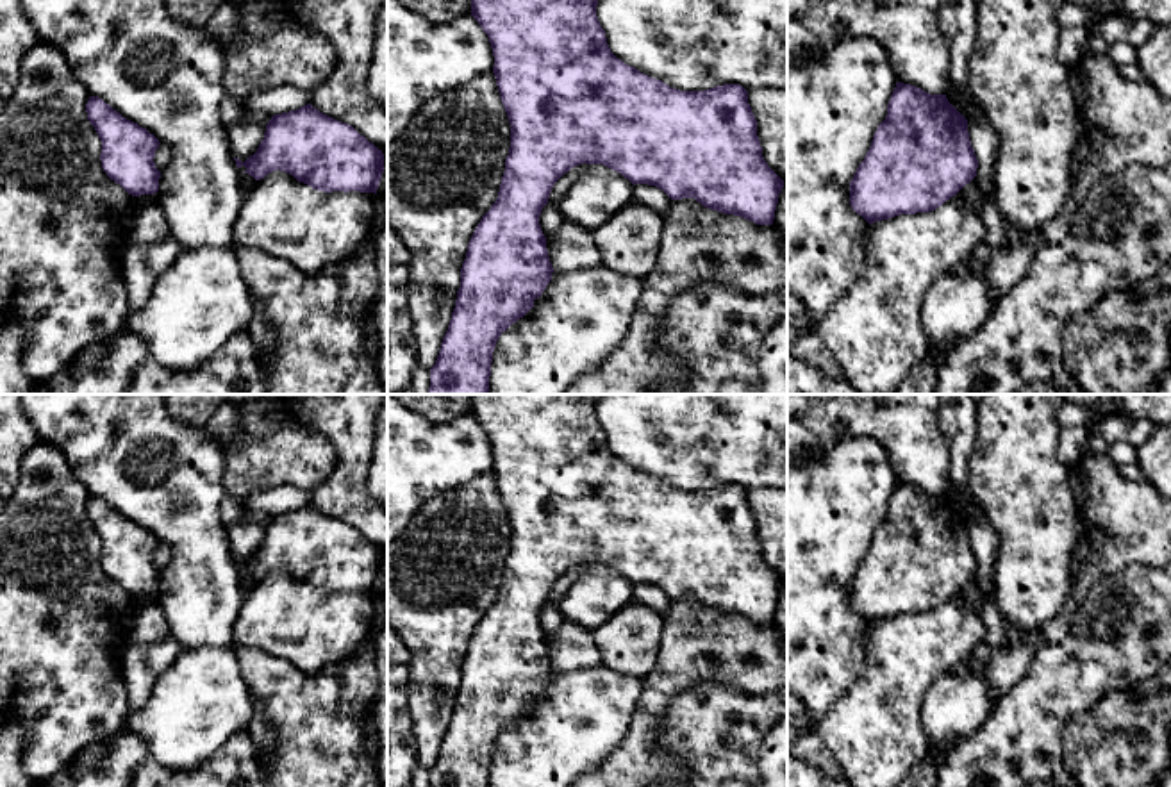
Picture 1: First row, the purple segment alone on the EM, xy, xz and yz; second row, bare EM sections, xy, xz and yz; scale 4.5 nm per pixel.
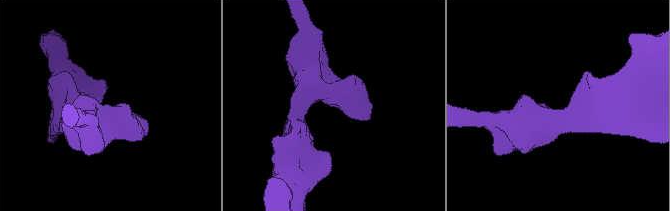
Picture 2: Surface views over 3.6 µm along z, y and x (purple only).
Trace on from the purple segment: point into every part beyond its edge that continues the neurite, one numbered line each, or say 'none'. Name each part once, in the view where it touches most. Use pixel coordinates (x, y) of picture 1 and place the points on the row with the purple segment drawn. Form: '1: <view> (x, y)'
none

